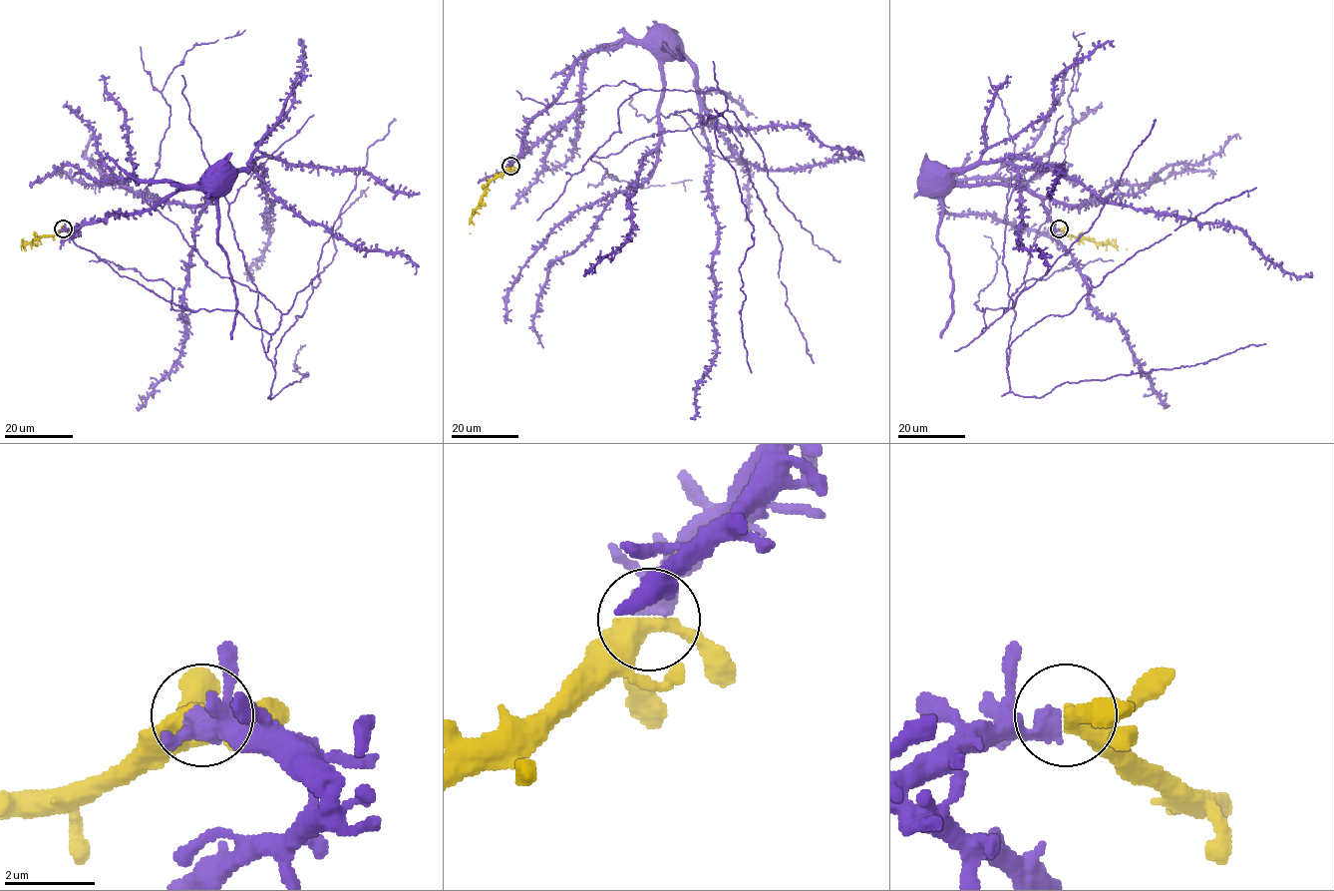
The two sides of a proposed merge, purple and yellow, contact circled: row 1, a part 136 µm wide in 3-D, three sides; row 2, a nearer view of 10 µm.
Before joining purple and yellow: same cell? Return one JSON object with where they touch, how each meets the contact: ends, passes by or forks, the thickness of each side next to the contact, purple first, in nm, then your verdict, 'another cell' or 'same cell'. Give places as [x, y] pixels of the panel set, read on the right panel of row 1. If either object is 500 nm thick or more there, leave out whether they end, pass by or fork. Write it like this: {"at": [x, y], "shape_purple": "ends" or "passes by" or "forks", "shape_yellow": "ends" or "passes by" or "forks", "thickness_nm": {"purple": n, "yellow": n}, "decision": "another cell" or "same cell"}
{"at": [1059, 228], "shape_purple": "passes by", "shape_yellow": "forks", "thickness_nm": {"purple": 400, "yellow": 340}, "decision": "same cell"}

